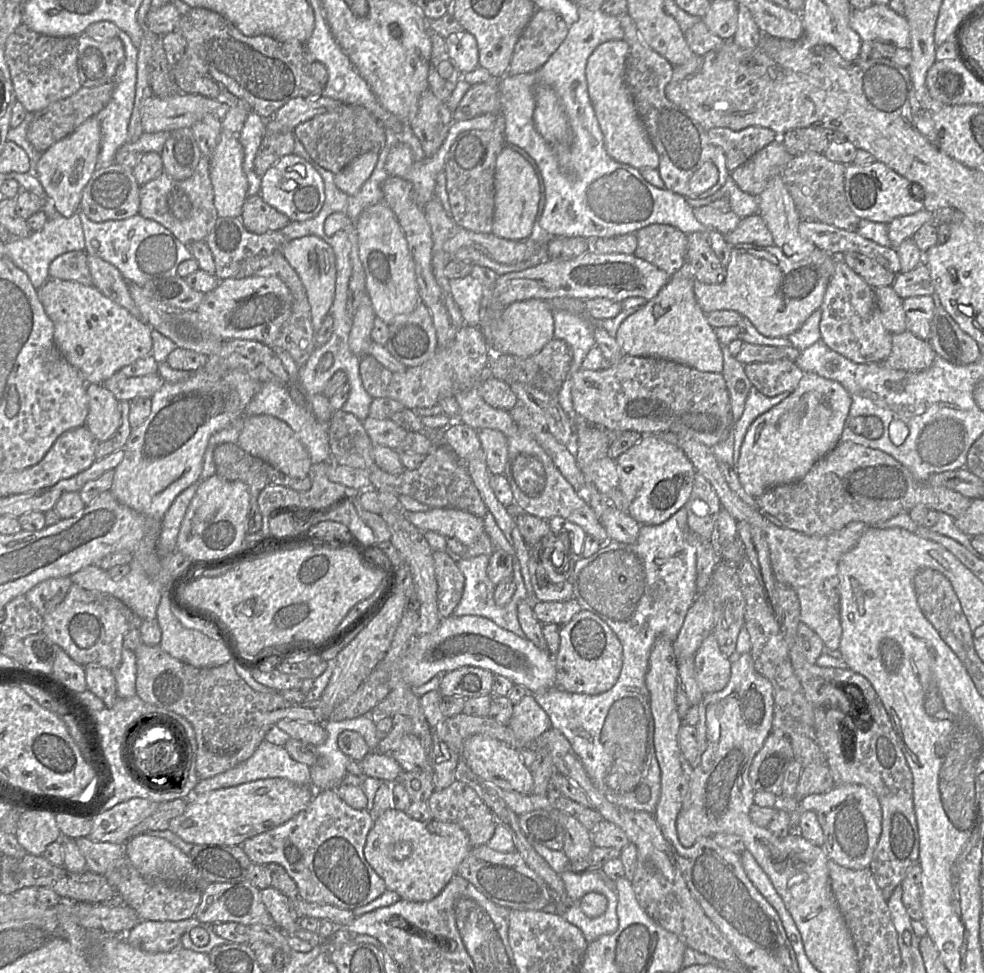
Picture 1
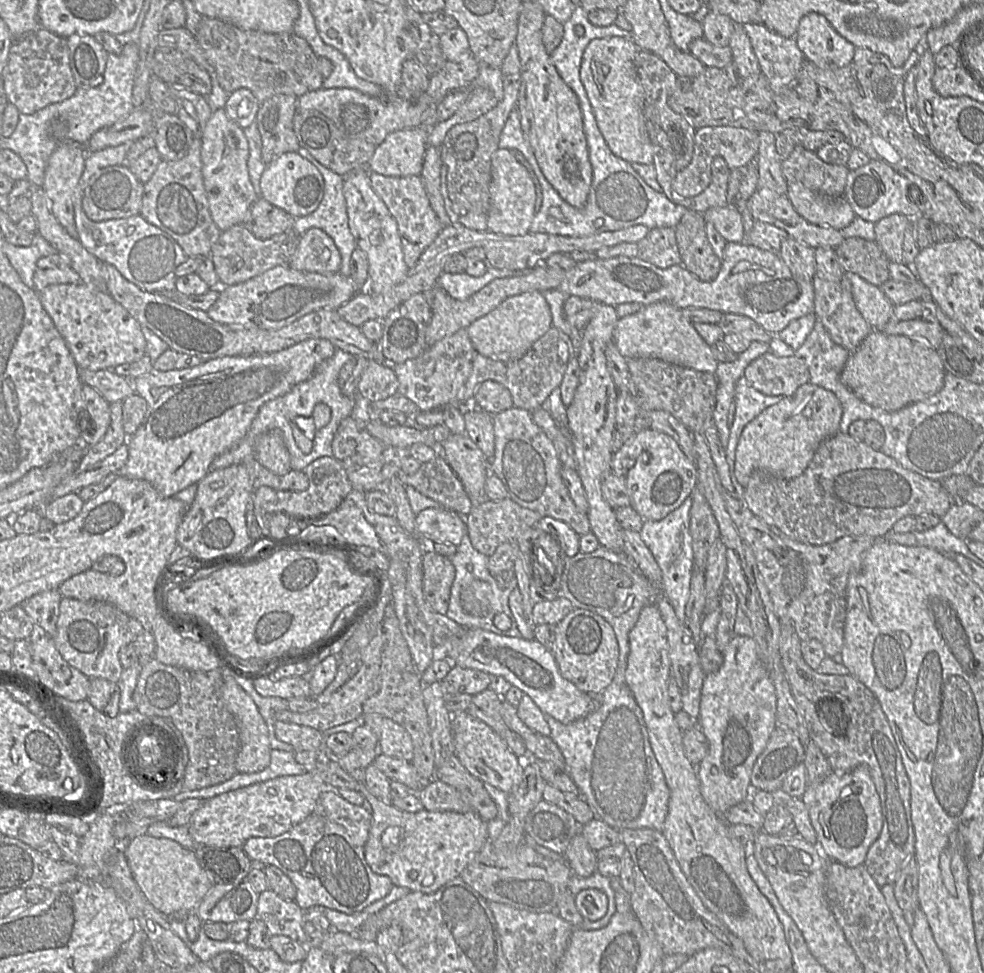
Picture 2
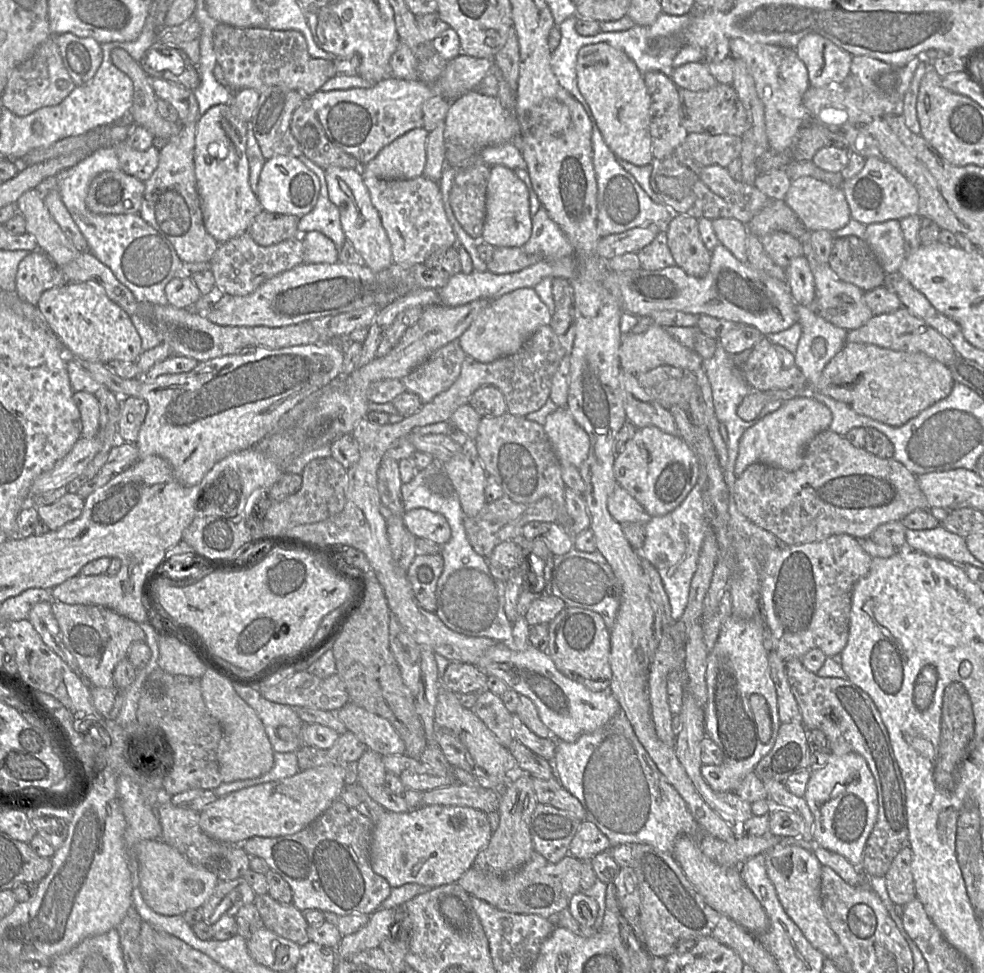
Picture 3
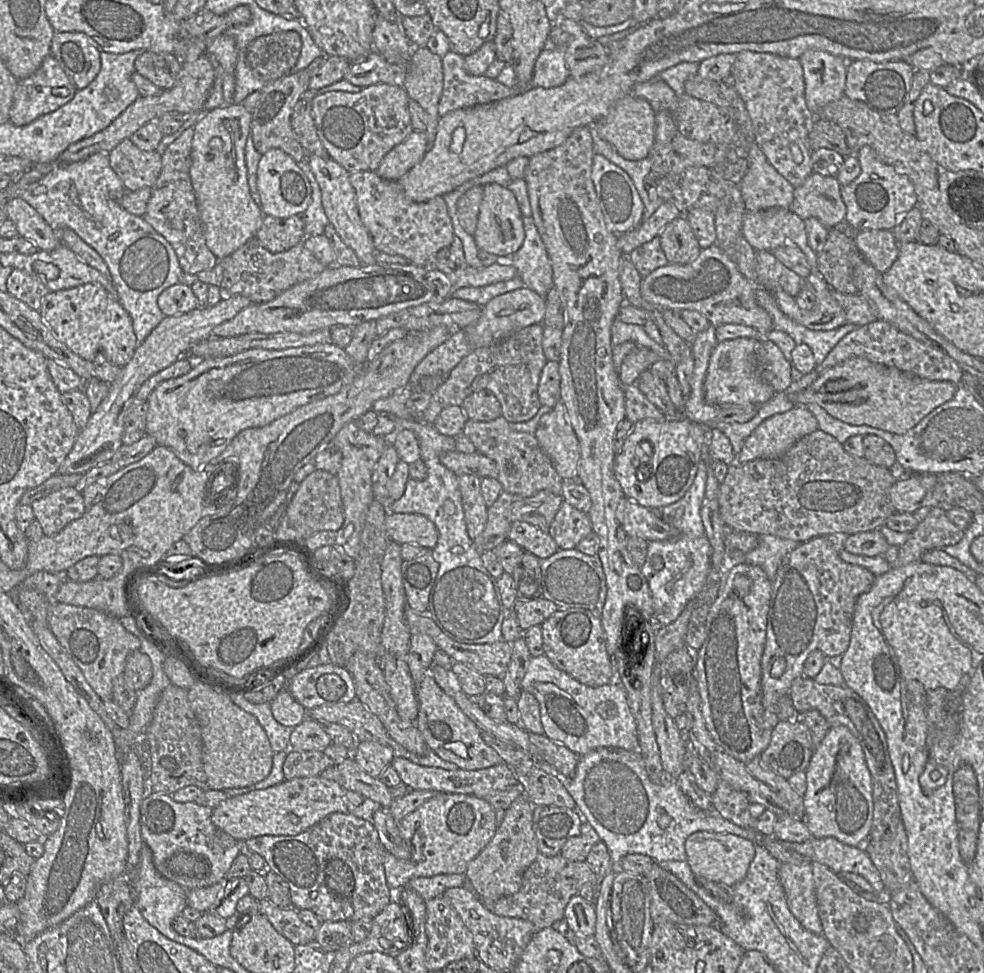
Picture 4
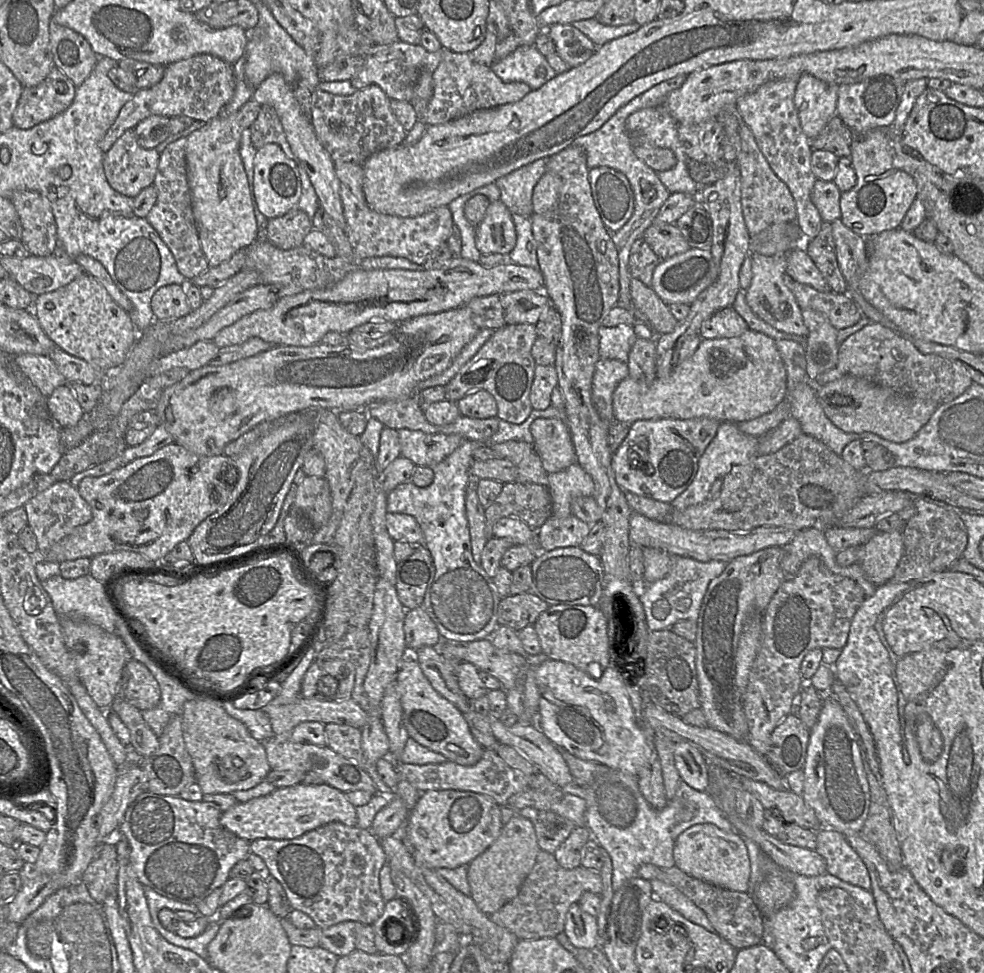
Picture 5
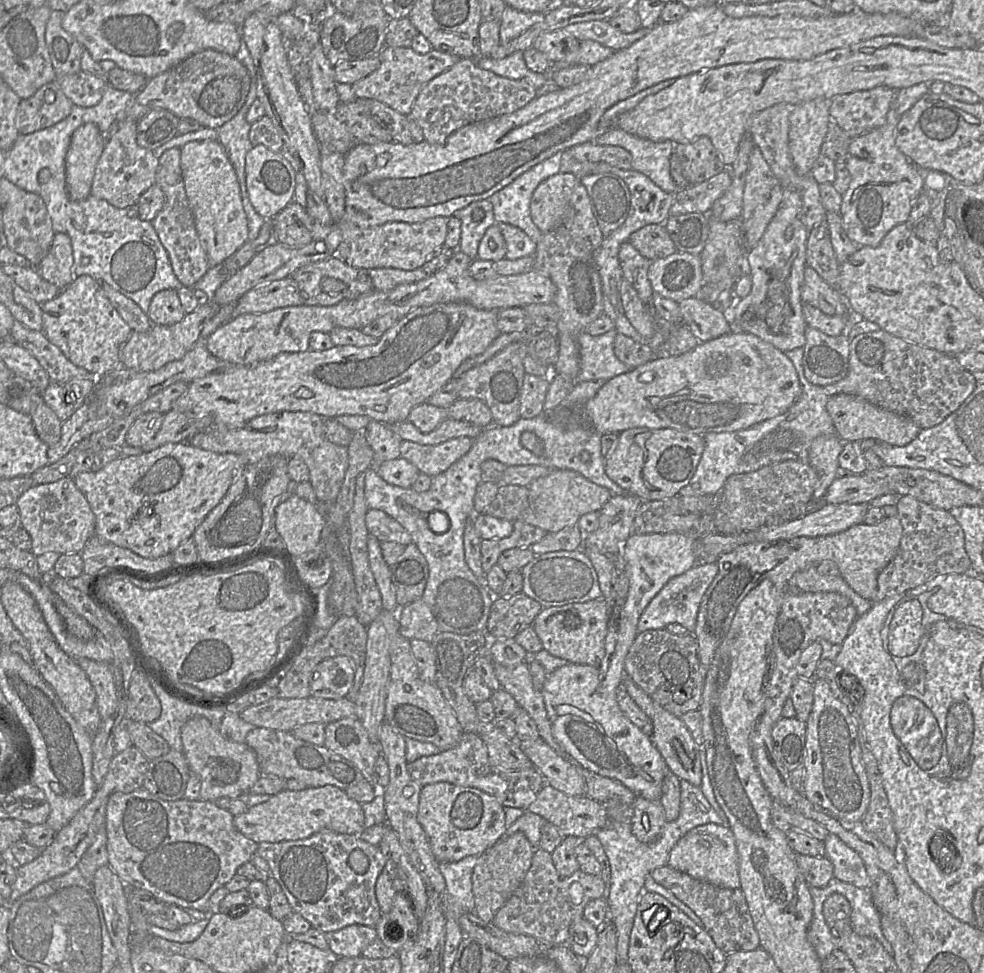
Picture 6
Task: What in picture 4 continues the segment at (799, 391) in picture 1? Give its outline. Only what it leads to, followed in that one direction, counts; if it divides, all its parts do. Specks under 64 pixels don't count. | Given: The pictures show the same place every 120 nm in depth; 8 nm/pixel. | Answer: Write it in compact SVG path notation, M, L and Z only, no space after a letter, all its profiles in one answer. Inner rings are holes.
M795 406L764 420L745 440L735 463L779 458L799 439L816 430L816 417L806 407Z

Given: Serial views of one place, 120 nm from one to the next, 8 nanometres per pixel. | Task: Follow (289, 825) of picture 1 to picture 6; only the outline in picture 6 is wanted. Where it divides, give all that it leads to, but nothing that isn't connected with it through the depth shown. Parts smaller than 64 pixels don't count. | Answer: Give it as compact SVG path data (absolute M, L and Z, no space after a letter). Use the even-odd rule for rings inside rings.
M321 830L306 839L282 842L261 842L256 854L269 865L270 875L281 886L293 912L299 913L311 927L326 934L346 926L359 924L375 926L381 918L376 900L375 884L385 867L385 858L378 846L362 840L359 835L340 834L330 830ZM353 850L361 850L368 858L369 866L365 873L355 873L348 864Z

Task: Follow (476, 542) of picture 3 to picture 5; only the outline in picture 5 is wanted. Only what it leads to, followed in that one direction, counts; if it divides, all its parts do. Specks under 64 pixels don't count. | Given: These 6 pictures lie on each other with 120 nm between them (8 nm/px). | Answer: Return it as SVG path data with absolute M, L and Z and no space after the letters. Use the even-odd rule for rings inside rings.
M518 482L506 483L494 500L494 502L485 509L485 525L487 539L493 537L493 526L501 518L518 518L533 530L539 528L552 516L552 500L549 490L544 485L524 484Z

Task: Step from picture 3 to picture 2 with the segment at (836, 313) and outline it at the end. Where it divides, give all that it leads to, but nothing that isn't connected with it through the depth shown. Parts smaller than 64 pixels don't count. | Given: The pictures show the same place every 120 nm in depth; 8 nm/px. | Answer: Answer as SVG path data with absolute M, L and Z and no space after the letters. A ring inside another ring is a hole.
M845 272L845 277L851 284L853 299L859 312L873 330L882 331L892 315L892 302L880 287L866 282L858 275Z

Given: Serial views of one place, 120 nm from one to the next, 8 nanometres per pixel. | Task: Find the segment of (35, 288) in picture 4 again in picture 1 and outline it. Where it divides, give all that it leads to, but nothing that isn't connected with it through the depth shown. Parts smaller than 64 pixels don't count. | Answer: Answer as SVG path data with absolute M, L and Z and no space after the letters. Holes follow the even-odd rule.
M85 250L72 251L56 257L49 266L49 279L74 281L93 286Z

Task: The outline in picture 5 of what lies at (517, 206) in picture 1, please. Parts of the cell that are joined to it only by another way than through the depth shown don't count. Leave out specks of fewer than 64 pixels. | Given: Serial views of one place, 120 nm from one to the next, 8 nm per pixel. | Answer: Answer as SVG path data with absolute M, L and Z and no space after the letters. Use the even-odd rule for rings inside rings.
M499 199L490 202L483 220L476 227L476 247L481 254L508 255L517 240L512 213Z

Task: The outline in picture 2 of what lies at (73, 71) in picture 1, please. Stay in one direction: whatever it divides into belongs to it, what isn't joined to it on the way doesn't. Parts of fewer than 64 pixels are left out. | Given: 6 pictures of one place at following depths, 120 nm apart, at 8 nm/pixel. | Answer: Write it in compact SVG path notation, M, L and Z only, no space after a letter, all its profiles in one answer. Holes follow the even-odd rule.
M42 27L14 38L2 79L9 103L23 114L33 114L50 104L70 98L77 86L70 69L66 38Z

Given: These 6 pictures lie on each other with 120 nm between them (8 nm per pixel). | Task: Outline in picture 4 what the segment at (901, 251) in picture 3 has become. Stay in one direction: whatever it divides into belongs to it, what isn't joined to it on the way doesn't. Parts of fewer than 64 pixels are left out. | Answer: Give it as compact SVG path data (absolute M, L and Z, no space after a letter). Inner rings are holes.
M892 230L855 232L854 241L863 258L880 273L886 272L899 254L899 243Z

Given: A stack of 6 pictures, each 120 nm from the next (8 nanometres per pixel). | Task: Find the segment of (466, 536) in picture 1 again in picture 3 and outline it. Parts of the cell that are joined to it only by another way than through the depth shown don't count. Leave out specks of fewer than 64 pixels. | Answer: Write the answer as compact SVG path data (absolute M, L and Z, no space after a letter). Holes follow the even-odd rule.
M426 508L405 512L403 522L416 538L430 540L440 546L451 538L451 529L446 518Z

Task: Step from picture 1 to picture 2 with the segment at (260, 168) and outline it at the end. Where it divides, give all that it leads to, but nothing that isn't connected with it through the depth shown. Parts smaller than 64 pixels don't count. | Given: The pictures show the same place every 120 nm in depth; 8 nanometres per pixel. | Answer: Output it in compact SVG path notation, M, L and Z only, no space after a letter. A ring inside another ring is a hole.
M278 94L259 106L255 121L262 140L262 159L266 165L280 155L297 152L300 148L293 130L297 99L294 95Z

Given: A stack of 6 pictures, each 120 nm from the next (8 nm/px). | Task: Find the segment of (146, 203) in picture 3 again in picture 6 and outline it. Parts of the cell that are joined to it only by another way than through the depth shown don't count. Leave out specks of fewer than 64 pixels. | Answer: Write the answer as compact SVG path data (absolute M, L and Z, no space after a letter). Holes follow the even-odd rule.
M180 148L166 150L158 160L155 183L165 195L162 209L151 221L165 248L171 267L183 287L192 288L207 273L210 264L199 240L194 217L188 202L180 166Z

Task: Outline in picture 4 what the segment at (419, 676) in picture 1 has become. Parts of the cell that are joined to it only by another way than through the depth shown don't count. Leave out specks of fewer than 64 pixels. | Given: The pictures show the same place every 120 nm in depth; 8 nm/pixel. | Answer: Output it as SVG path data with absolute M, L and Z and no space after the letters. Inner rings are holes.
M543 654L531 658L521 689L532 694L539 703L543 734L578 756L599 748L639 749L636 722L617 670L608 684L589 687L557 668Z

